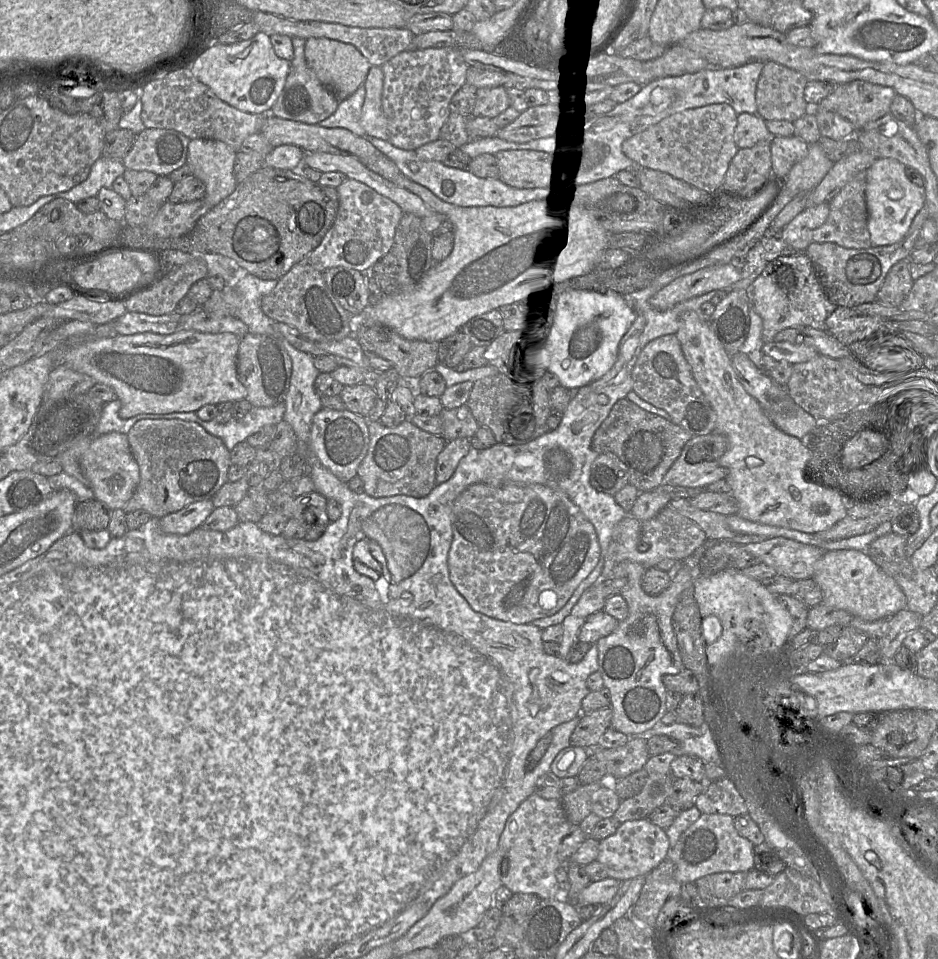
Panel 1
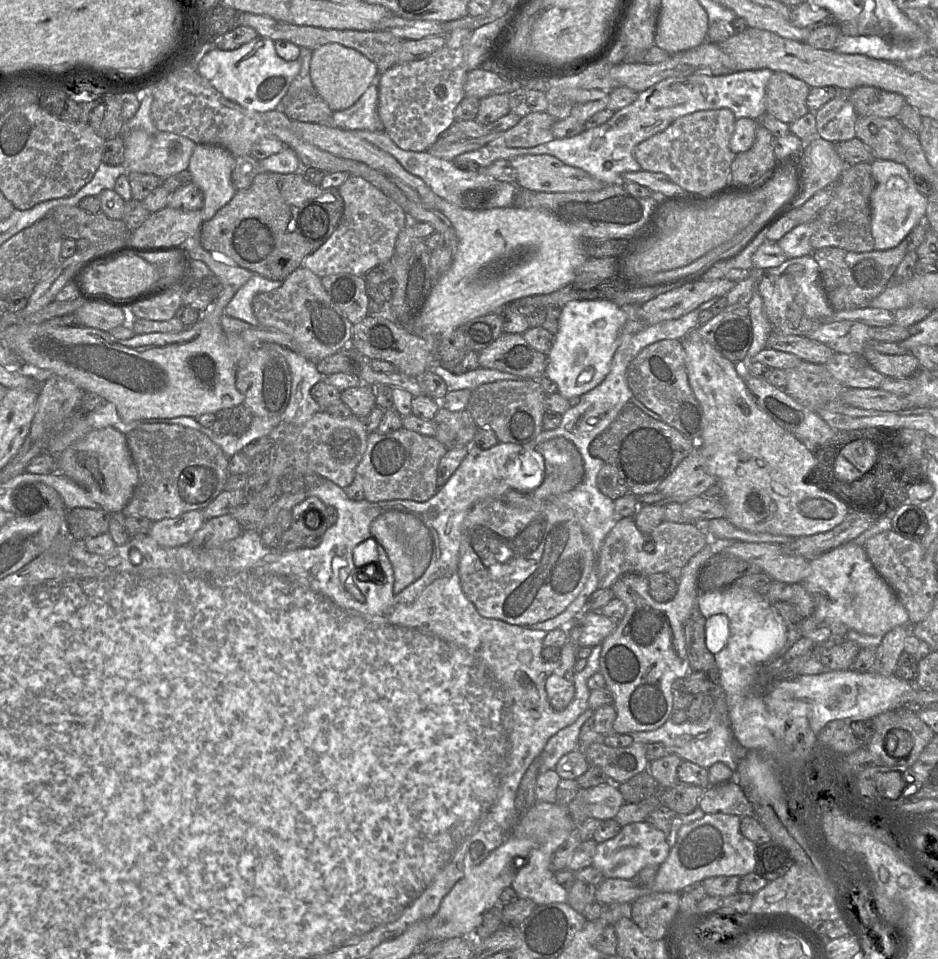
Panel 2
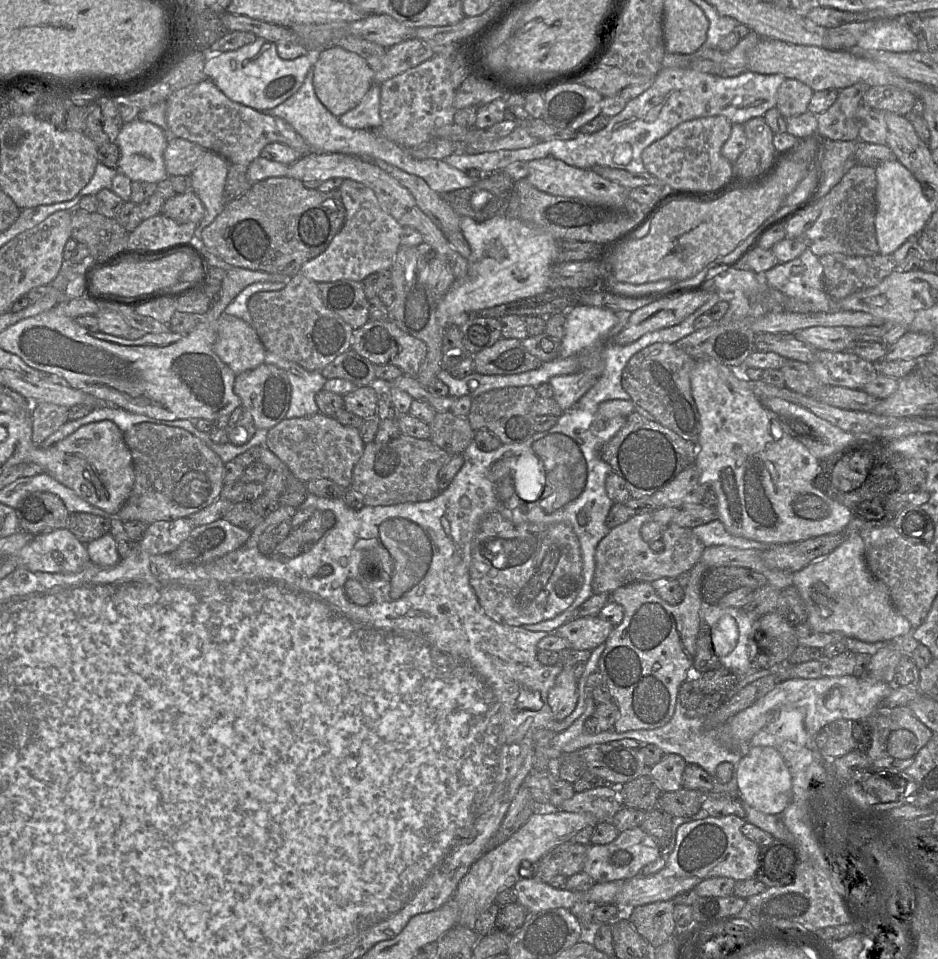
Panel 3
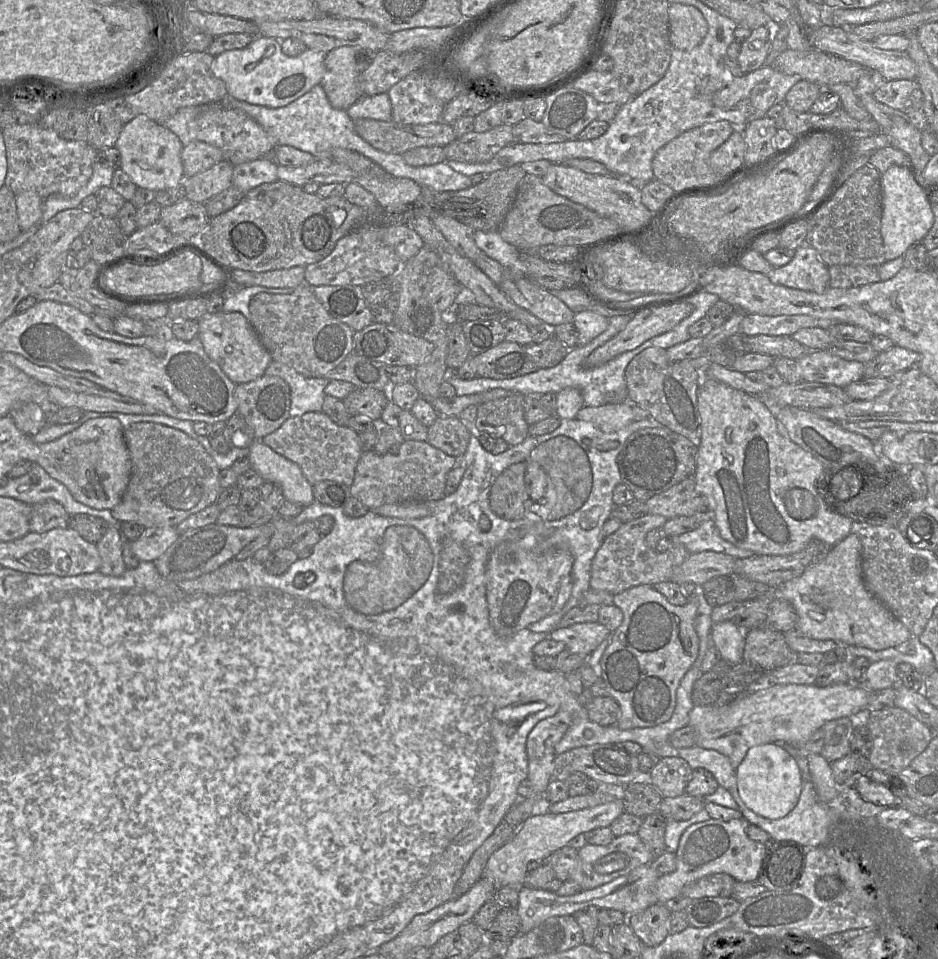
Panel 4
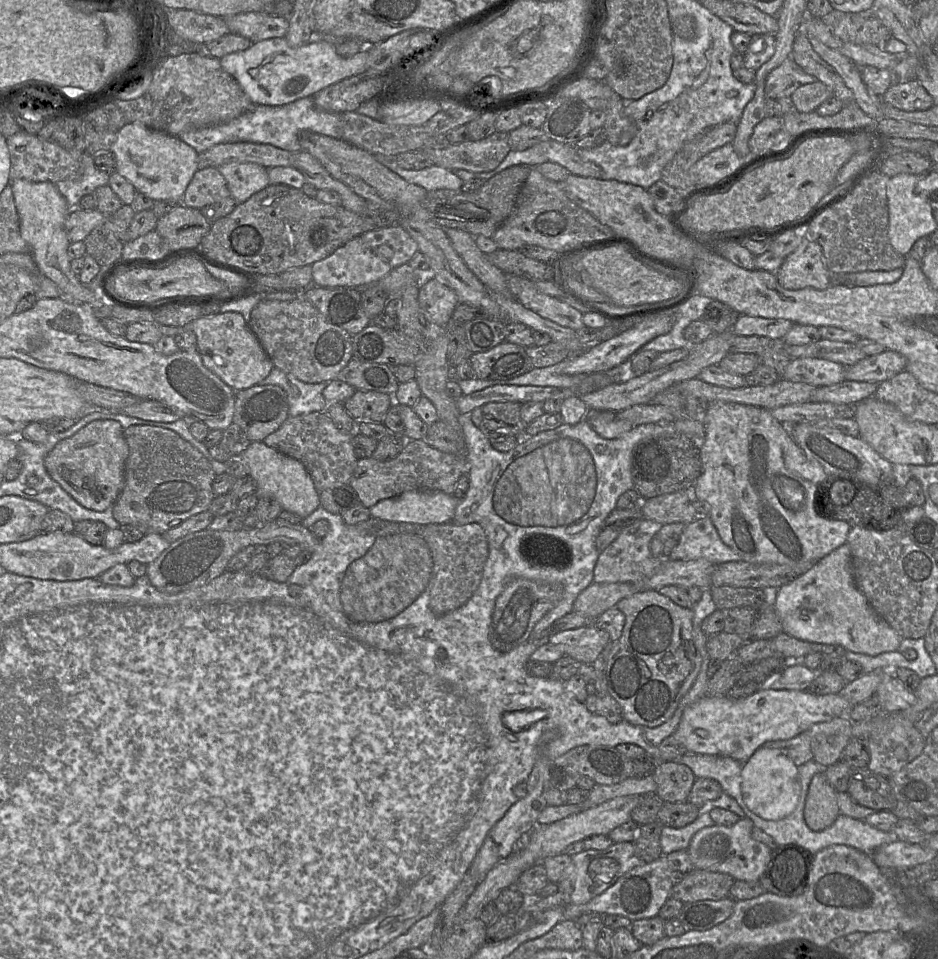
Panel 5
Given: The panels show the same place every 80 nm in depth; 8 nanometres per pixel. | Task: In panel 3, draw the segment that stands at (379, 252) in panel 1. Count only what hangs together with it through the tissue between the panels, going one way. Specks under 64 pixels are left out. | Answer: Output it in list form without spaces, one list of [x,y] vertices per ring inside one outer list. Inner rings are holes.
[[[344,179],[338,190],[346,211],[343,227],[323,253],[304,263],[300,269],[305,277],[316,283],[338,280],[362,282],[374,272],[390,269],[400,246],[402,226],[383,210],[370,188]]]

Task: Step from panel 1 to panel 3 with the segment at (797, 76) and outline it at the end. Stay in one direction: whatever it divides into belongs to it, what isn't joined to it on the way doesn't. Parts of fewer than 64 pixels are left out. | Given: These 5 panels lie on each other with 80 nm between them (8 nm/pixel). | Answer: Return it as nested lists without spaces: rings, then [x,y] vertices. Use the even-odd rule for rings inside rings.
[[[786,78],[777,91],[776,108],[785,117],[798,116],[808,111],[814,91],[806,84]]]

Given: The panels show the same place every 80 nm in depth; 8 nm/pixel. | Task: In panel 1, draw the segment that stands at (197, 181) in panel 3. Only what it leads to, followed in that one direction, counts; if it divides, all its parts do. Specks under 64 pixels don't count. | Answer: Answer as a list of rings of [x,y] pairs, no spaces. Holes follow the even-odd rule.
[[[190,139],[186,163],[205,185],[209,209],[228,197],[236,188],[234,175],[236,151],[219,140]]]

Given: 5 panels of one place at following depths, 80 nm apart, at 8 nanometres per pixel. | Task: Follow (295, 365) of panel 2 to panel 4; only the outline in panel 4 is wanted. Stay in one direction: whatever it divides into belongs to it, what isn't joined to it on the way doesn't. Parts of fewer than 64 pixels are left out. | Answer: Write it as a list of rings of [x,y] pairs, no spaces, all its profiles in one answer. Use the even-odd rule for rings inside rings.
[[[272,360],[266,375],[282,378],[290,388],[289,416],[301,416],[307,412],[321,412],[324,389],[329,383],[326,377],[306,377],[292,367]]]

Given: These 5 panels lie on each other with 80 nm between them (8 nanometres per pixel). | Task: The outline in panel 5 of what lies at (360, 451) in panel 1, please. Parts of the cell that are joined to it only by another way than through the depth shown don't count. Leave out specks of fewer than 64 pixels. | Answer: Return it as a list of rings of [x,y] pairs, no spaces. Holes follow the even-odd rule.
[[[315,411],[289,416],[276,431],[264,438],[263,443],[300,461],[320,493],[334,485],[349,484],[357,461],[352,436],[339,430],[325,411]]]

